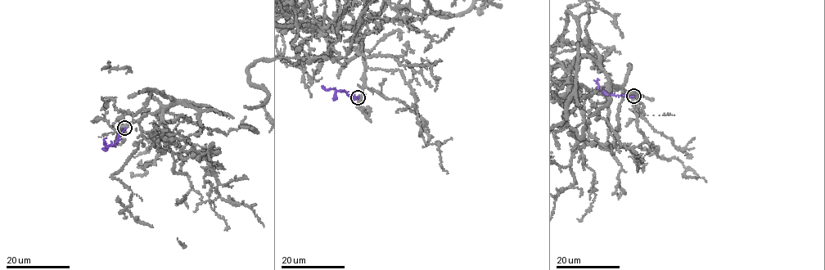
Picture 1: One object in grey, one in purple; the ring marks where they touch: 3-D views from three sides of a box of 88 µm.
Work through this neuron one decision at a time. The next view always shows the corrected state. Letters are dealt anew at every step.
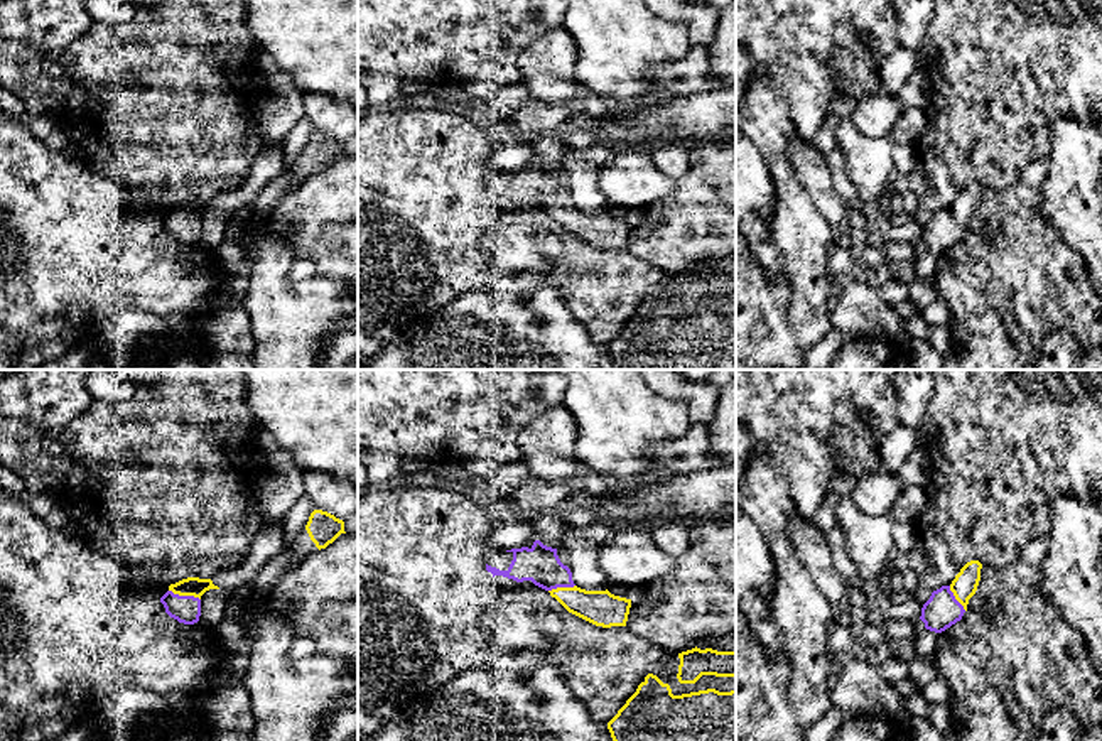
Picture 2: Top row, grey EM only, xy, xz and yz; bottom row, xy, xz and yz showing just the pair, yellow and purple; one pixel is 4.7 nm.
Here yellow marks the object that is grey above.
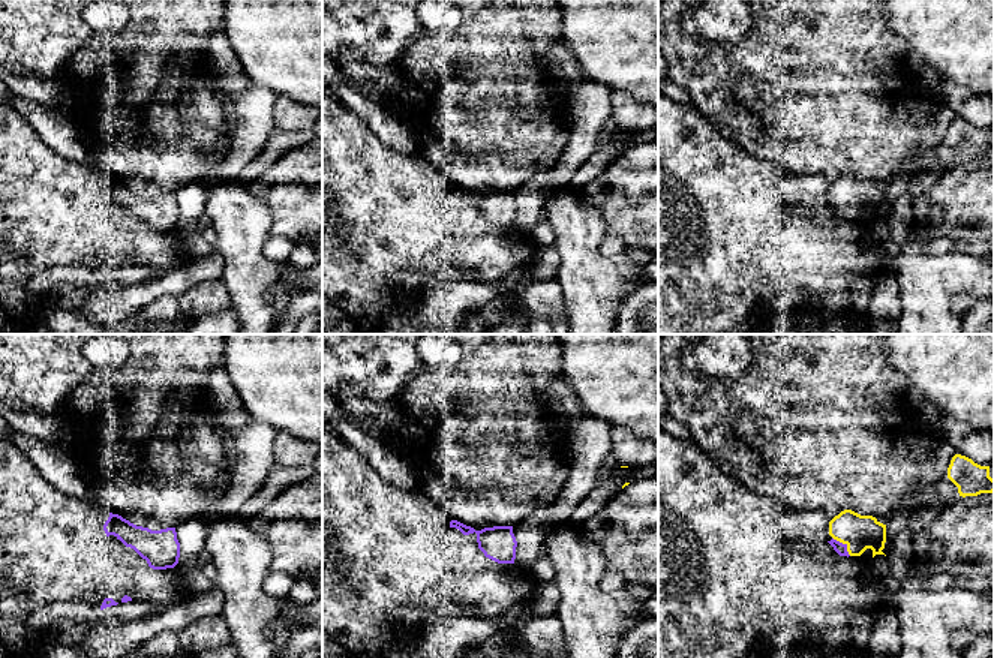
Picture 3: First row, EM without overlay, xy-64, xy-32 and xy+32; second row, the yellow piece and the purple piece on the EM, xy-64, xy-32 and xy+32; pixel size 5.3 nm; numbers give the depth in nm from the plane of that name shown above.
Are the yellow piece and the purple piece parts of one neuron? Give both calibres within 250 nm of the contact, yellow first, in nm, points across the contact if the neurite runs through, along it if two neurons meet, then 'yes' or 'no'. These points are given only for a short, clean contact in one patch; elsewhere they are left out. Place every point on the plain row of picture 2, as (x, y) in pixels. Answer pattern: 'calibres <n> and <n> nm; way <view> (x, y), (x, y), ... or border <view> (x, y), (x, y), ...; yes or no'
calibres 100 and 130 nm; way xy (193, 208), (184, 216), (186, 232); yes

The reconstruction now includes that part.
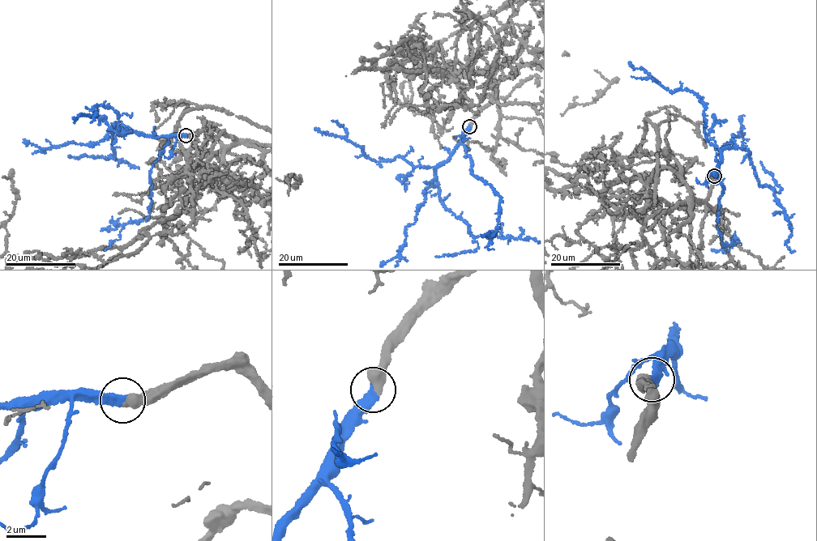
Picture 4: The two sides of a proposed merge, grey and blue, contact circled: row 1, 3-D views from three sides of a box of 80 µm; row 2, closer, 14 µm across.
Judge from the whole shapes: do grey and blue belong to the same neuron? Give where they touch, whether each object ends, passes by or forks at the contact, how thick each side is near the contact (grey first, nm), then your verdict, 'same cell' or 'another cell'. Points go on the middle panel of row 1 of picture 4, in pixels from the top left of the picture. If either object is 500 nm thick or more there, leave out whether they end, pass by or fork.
(469, 126) | 500/480 nm | same cell

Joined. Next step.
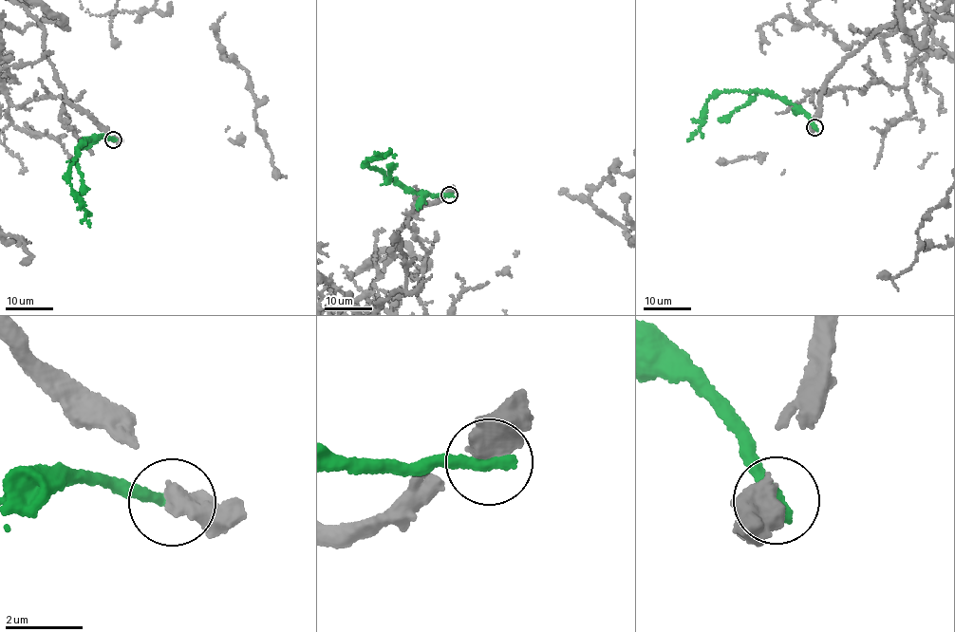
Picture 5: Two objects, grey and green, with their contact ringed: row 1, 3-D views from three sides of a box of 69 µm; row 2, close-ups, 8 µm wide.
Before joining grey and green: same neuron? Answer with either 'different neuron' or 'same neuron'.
different neuron

